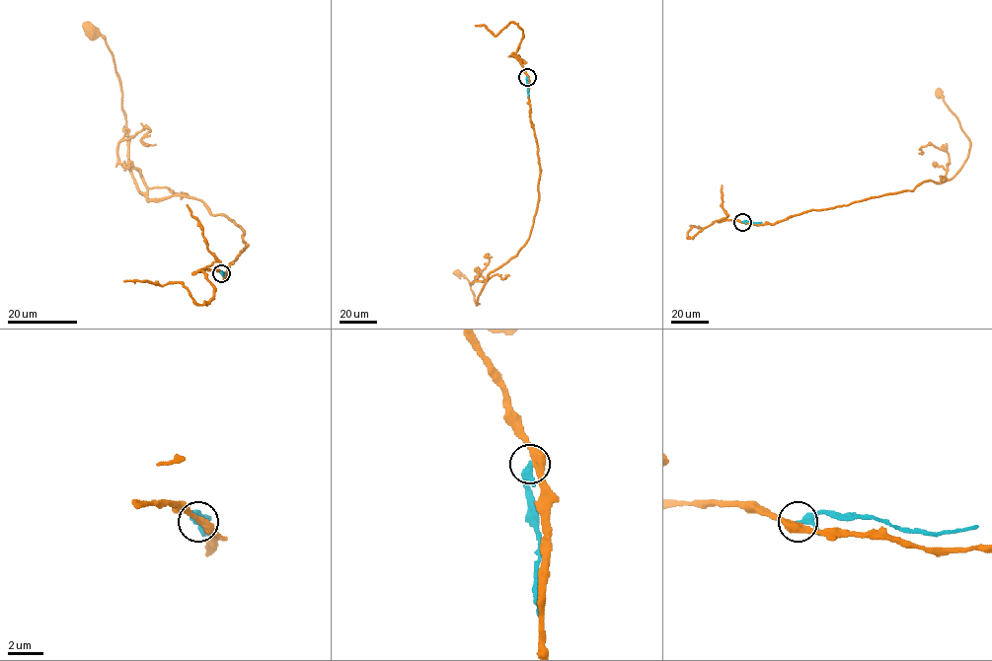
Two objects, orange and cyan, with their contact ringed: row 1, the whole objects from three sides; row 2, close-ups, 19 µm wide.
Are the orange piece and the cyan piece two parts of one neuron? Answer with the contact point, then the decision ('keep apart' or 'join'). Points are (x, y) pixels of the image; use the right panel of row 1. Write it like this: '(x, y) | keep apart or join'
(742, 222) | keep apart

